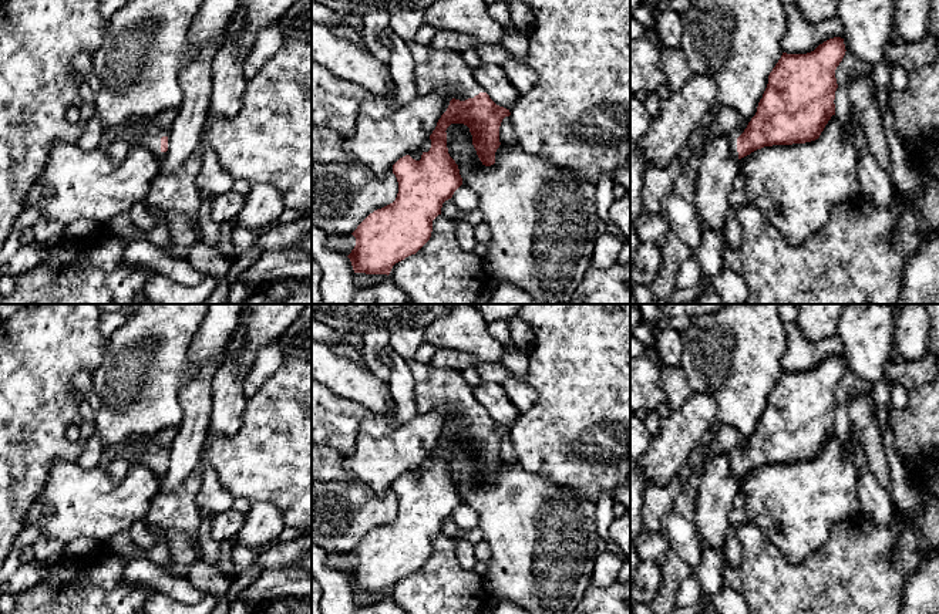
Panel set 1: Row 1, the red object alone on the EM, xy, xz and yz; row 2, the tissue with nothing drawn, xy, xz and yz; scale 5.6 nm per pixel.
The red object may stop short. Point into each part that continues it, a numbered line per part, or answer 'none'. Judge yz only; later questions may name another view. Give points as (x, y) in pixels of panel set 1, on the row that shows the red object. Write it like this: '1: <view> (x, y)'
1: yz (736, 132)

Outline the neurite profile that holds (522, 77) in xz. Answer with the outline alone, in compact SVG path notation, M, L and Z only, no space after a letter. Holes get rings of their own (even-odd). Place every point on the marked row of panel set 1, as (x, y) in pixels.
M512 57L504 61L501 67L519 95L529 92L538 82L538 74L528 64Z

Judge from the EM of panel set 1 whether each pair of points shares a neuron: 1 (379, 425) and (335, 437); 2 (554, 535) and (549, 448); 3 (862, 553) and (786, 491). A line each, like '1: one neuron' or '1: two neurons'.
1: one neuron
2: two neurons
3: two neurons

